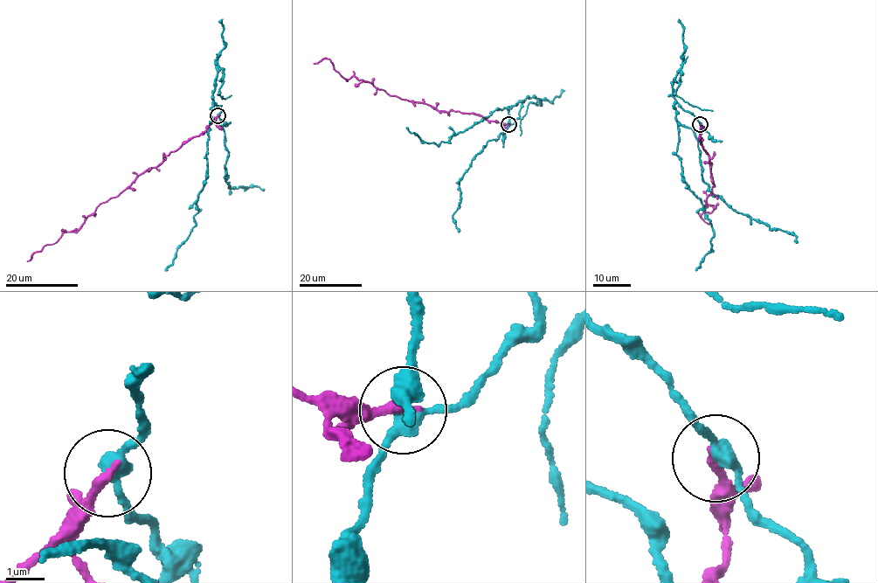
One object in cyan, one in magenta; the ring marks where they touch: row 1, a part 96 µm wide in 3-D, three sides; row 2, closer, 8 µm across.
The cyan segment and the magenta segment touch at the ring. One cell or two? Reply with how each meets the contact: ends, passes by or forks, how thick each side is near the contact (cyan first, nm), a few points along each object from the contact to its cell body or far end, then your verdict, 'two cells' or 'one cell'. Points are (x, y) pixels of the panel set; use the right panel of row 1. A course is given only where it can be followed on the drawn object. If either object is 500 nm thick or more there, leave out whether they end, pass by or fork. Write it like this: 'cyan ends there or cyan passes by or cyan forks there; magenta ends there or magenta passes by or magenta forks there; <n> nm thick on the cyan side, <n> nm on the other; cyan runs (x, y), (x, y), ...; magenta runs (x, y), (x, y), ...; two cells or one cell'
cyan passes by; magenta ends there; 320 nm thick on the cyan side, 260 nm on the other; cyan runs (700, 124), (674, 105), (675, 120), (691, 128), (698, 142), (708, 190), (758, 223), (793, 233), (796, 243); magenta runs (700, 124), (715, 184), (705, 206), (714, 208), (700, 215), (709, 225); two cells

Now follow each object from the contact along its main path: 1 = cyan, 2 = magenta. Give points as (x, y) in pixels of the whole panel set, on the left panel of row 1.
1: (217, 115), (220, 106), (213, 102), (210, 122), (224, 132), (230, 188), (264, 190)
2: (217, 115), (209, 128), (96, 208), (76, 232), (65, 232), (27, 261)

